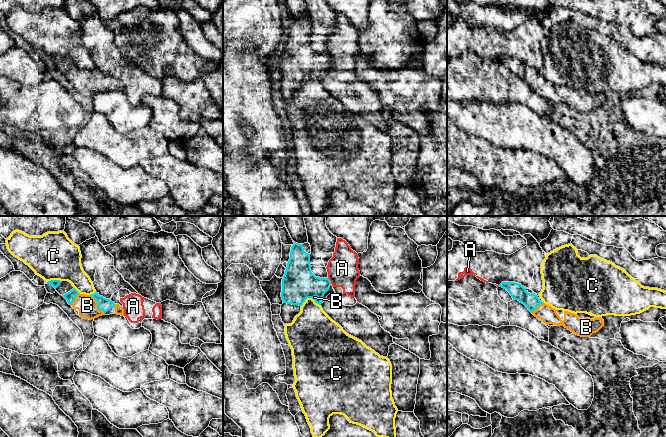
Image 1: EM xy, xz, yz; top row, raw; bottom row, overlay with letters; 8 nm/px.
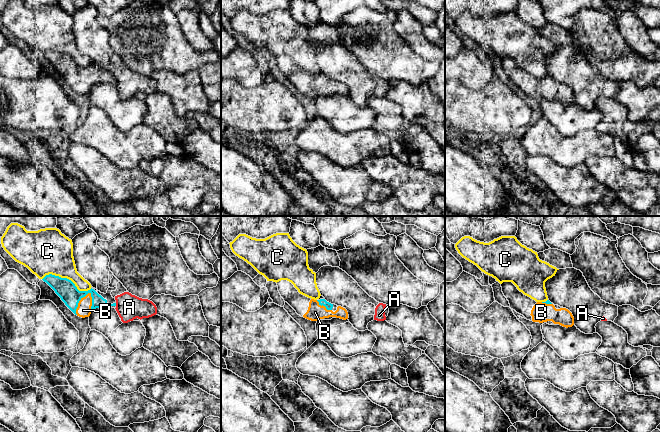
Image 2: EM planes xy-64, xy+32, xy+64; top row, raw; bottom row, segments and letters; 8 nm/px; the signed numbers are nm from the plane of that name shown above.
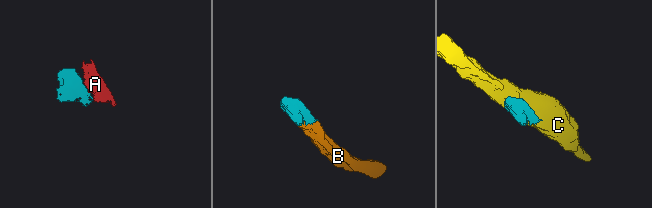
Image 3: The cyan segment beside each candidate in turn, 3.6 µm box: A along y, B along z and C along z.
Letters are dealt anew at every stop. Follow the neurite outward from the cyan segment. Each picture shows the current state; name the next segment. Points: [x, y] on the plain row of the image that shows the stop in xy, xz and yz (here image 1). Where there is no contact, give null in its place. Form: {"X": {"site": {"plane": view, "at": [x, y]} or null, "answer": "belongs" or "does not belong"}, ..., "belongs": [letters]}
{"A": {"site": {"plane": "xz", "at": [329, 56]}, "answer": "does not belong"}, "B": {"site": {"plane": "xy", "at": [97, 81]}, "answer": "belongs"}, "C": {"site": {"plane": "xz", "at": [309, 73]}, "answer": "does not belong"}, "belongs": ["B"]}

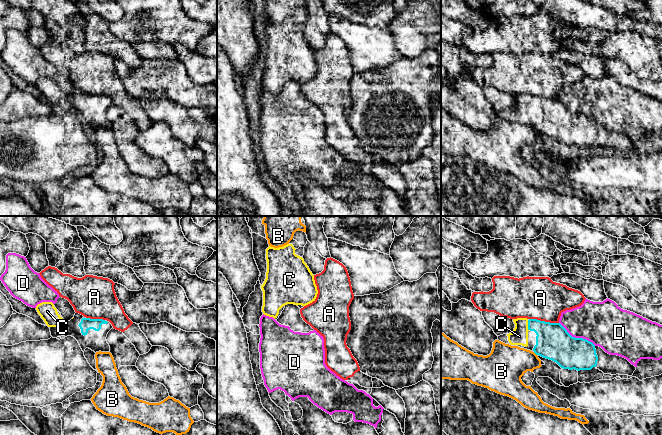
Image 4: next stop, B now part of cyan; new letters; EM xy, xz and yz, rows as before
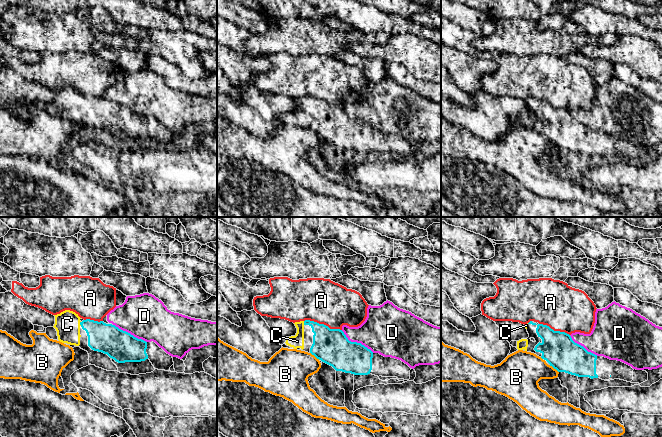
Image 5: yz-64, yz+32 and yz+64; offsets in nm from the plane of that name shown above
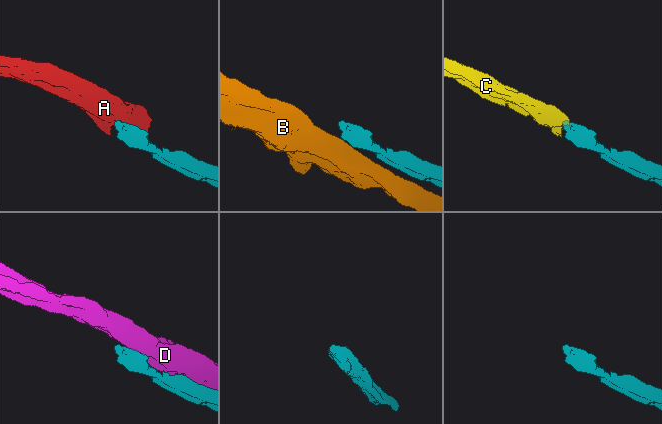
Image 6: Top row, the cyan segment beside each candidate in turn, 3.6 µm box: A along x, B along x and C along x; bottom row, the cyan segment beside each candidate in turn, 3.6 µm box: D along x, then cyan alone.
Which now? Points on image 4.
{"A": {"site": {"plane": "yz", "at": [544, 97]}, "answer": "does not belong"}, "B": {"site": {"plane": "yz", "at": [535, 129]}, "answer": "does not belong"}, "C": {"site": {"plane": "yz", "at": [528, 101]}, "answer": "belongs"}, "D": {"site": {"plane": "yz", "at": [577, 114]}, "answer": "does not belong"}, "belongs": ["C"]}

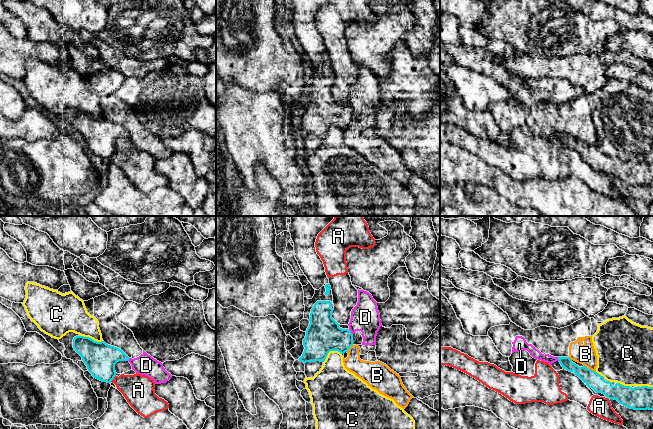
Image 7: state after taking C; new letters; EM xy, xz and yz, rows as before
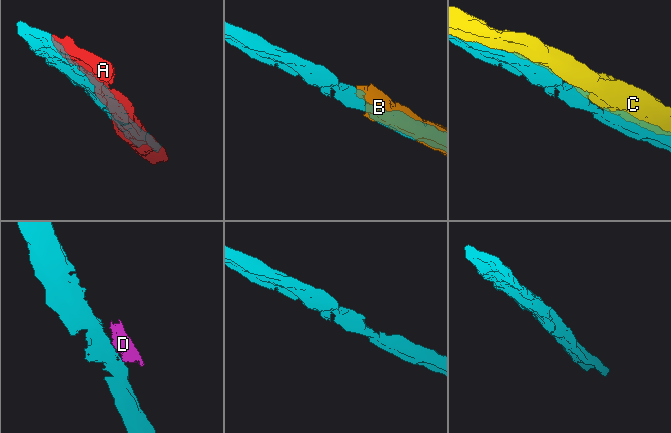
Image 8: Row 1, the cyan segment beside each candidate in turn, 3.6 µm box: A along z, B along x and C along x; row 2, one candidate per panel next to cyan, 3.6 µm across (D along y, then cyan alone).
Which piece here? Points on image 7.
{"A": {"site": {"plane": "xy", "at": [113, 154]}, "answer": "does not belong"}, "B": {"site": {"plane": "xz", "at": [349, 123]}, "answer": "does not belong"}, "C": {"site": {"plane": "xz", "at": [330, 126]}, "answer": "does not belong"}, "D": {"site": {"plane": "xz", "at": [350, 108]}, "answer": "does not belong"}, "belongs": []}

